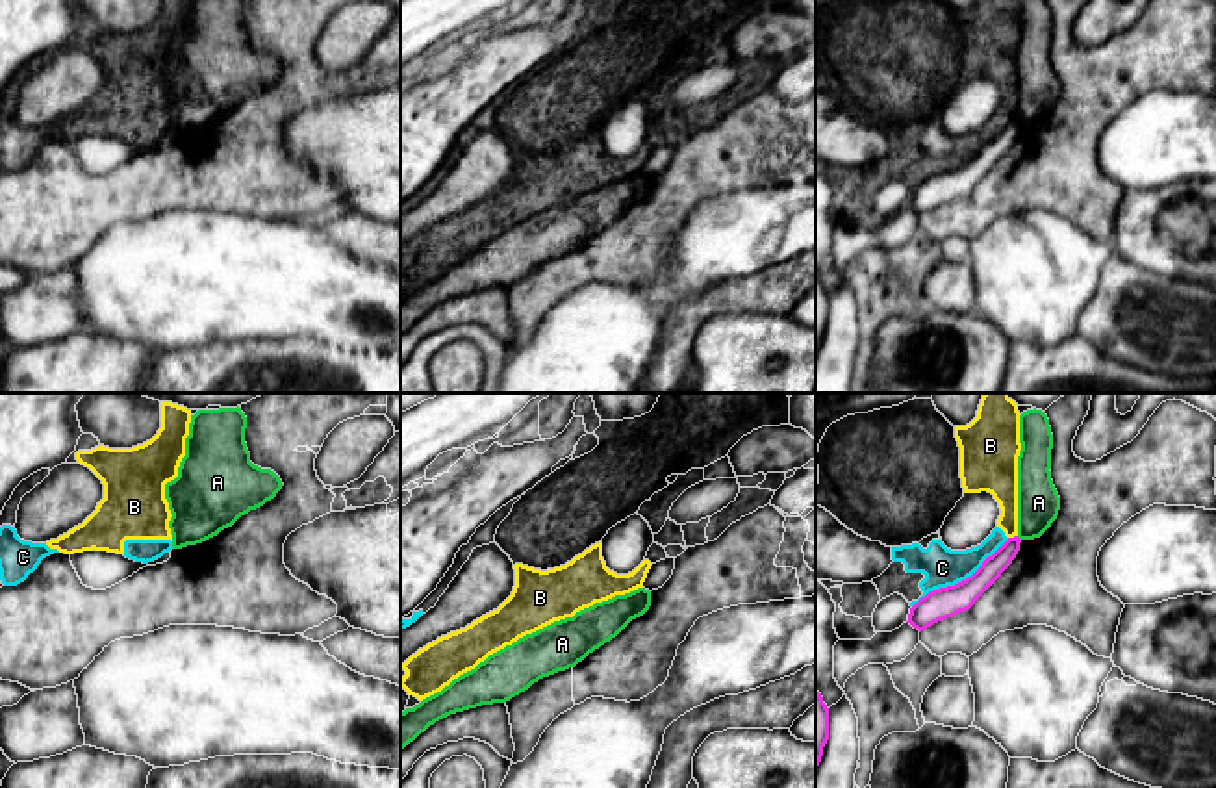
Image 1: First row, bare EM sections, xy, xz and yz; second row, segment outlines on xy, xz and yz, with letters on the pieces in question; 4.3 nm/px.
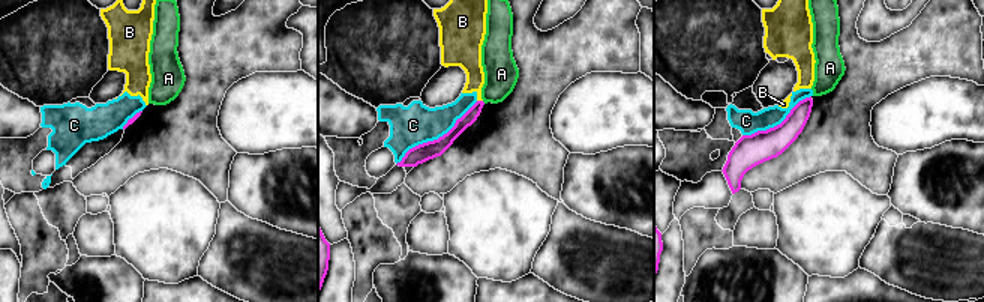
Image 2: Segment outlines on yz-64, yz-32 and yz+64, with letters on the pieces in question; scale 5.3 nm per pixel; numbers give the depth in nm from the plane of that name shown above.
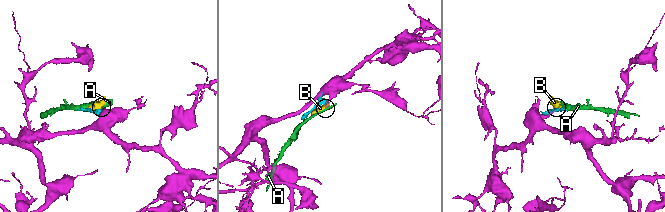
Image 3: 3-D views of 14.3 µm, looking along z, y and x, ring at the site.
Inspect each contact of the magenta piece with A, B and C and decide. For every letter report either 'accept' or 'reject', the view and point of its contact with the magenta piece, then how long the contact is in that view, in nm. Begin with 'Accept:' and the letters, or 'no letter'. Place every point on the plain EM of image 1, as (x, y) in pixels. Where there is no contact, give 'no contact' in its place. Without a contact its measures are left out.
Accept: no letter
A: reject; contact yz (1018, 123); length 30 nm
B: reject; contact yz (1014, 121); length 40 nm
C: reject; contact yz (962, 165); length 500 nm

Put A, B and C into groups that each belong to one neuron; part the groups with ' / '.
A / B C

